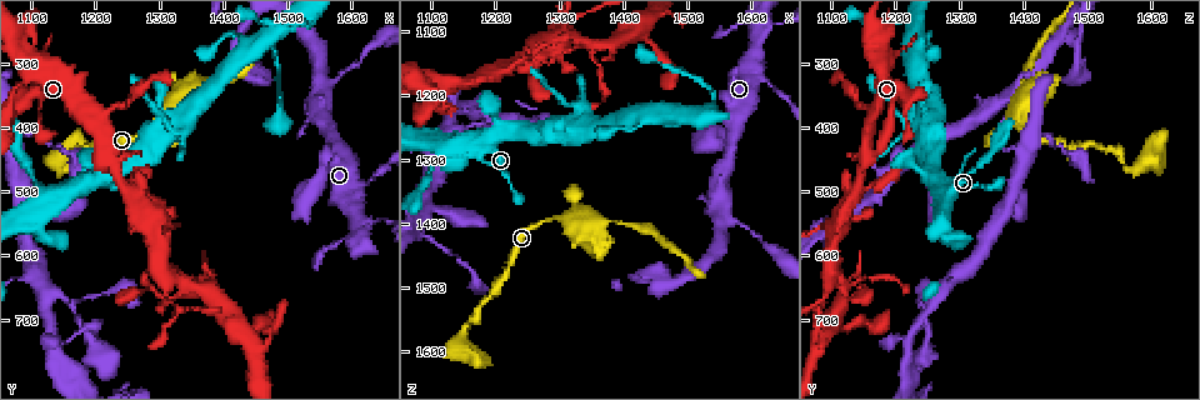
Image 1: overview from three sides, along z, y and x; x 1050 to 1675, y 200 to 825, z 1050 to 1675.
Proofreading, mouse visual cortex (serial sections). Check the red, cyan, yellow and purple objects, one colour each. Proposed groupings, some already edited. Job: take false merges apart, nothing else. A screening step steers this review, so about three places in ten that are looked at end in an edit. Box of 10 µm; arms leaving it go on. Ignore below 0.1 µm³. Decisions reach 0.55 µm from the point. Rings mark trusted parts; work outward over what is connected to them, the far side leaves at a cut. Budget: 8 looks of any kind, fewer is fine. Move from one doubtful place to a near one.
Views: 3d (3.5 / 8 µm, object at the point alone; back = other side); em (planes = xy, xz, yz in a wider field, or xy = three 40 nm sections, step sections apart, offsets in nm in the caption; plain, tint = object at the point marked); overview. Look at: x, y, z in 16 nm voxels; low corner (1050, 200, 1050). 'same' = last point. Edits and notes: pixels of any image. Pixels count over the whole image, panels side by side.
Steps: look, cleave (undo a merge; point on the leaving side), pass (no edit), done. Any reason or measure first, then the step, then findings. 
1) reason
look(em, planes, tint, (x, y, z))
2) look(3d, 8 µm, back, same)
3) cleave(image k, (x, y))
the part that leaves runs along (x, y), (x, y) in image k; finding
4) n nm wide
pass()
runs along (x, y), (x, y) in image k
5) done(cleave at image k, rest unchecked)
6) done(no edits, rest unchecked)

a narrow waist
look(3d, 8 µm, back, (1405, 325, 1395))

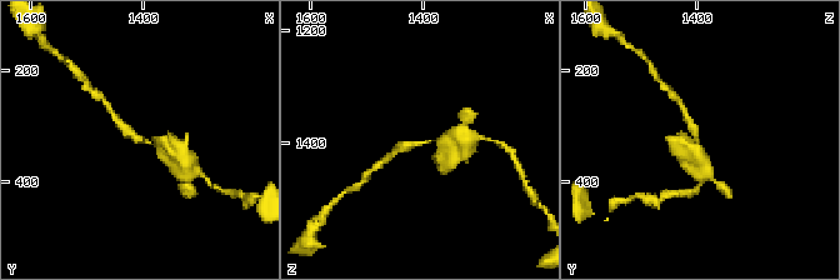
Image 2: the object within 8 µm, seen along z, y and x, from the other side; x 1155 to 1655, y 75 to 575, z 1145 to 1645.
zoom in
look(3d, 3.5 µm, back, same)

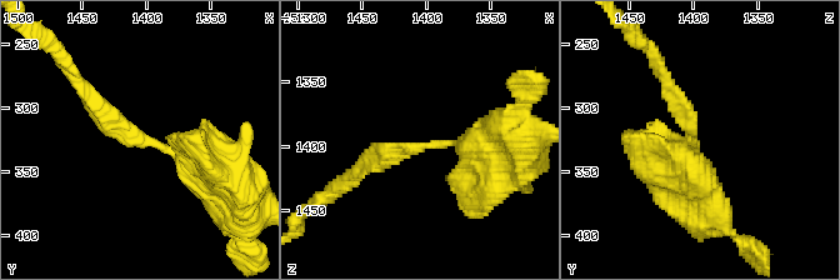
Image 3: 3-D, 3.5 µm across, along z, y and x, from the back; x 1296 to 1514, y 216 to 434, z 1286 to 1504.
arms of 200, 500 nm; shape alone is not enough
look(em, xy, step 3, tint, (1400, 328, 1398))

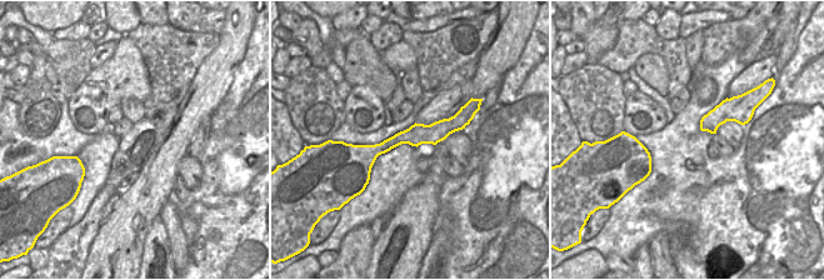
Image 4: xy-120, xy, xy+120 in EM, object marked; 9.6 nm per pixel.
pass()
runs along (462, 124), (375, 150), (356, 148) in image 4; one cell here

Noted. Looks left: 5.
three arms meet
look(em, xy, step 5, tint, (1560, 340, 1390))

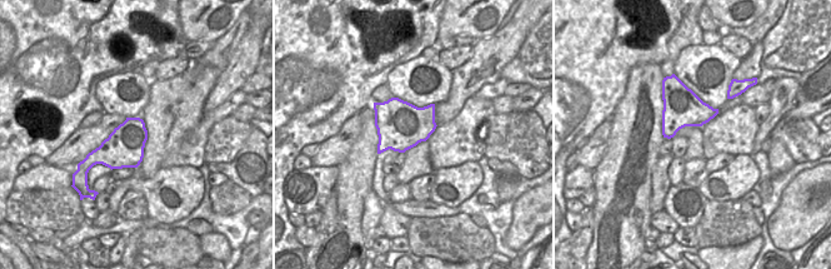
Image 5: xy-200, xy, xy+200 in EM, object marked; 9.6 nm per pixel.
see where the arms go
look(3d, 3.5 µm, back, same)

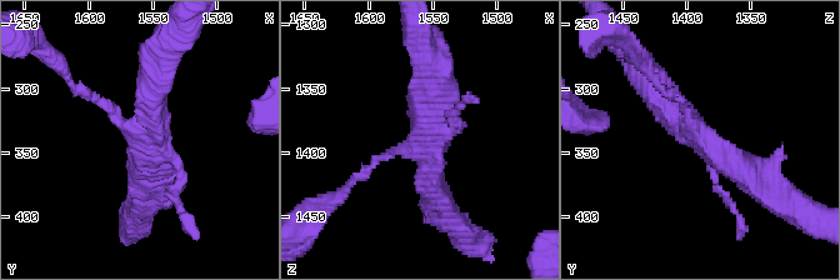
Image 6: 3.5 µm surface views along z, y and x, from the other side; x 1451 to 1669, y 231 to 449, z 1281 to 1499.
pass()
runs along (765, 189), (681, 120), (646, 74) in image 6; one cell here

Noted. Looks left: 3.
look(3d, 8 µm, (1425, 255, 1490))

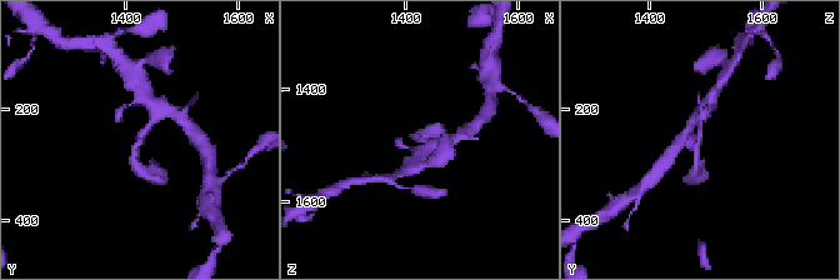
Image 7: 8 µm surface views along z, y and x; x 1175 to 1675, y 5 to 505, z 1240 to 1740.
arms of 250, 250 nm
look(em, planes, tint, same)

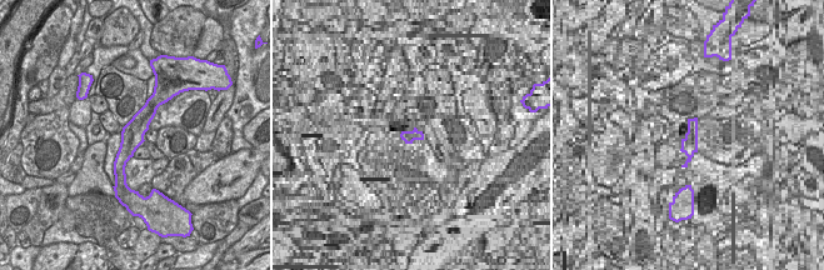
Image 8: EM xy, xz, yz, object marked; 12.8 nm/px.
pass()
runs along (160, 111), (135, 148), (144, 171) in image 7; one cell here

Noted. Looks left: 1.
done(no edits, rest unchecked)

